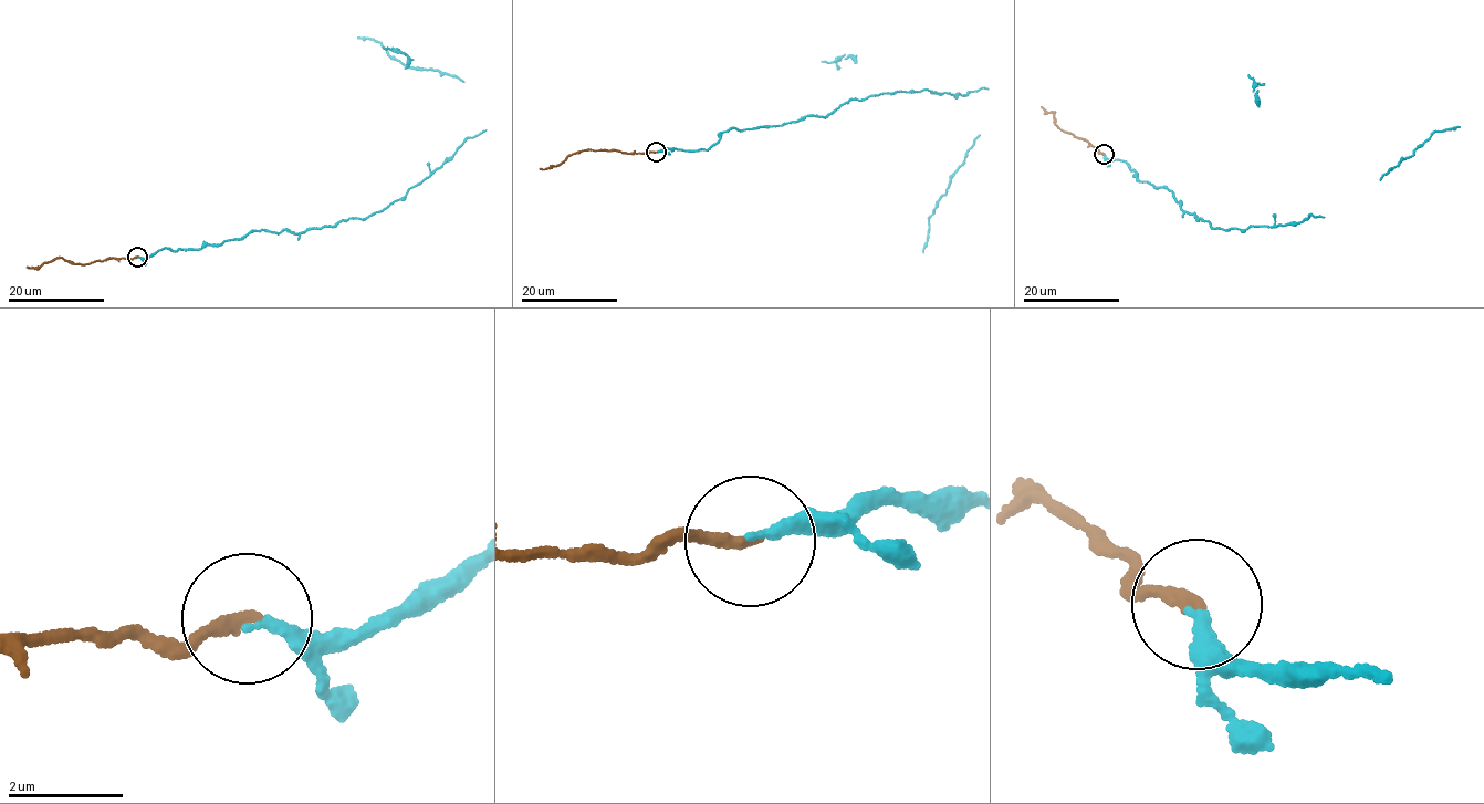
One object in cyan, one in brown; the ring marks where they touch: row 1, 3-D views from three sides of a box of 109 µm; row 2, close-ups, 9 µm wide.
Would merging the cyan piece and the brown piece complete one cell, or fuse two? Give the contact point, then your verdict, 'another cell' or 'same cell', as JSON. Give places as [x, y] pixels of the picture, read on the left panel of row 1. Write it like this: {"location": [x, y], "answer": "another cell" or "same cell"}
{"location": [137, 257], "answer": "same cell"}

